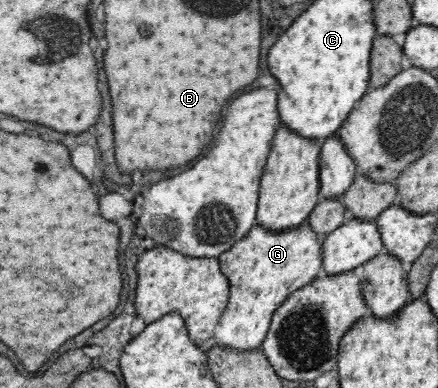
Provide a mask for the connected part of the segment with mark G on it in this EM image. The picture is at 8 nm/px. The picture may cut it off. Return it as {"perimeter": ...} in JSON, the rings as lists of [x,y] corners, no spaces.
{"perimeter":[[[307,221],[280,233],[255,224],[244,238],[218,257],[220,271],[229,281],[229,300],[212,337],[200,347],[204,352],[214,349],[214,345],[238,351],[261,347],[274,311],[296,289],[302,289],[322,273],[322,238],[311,230]]]}

